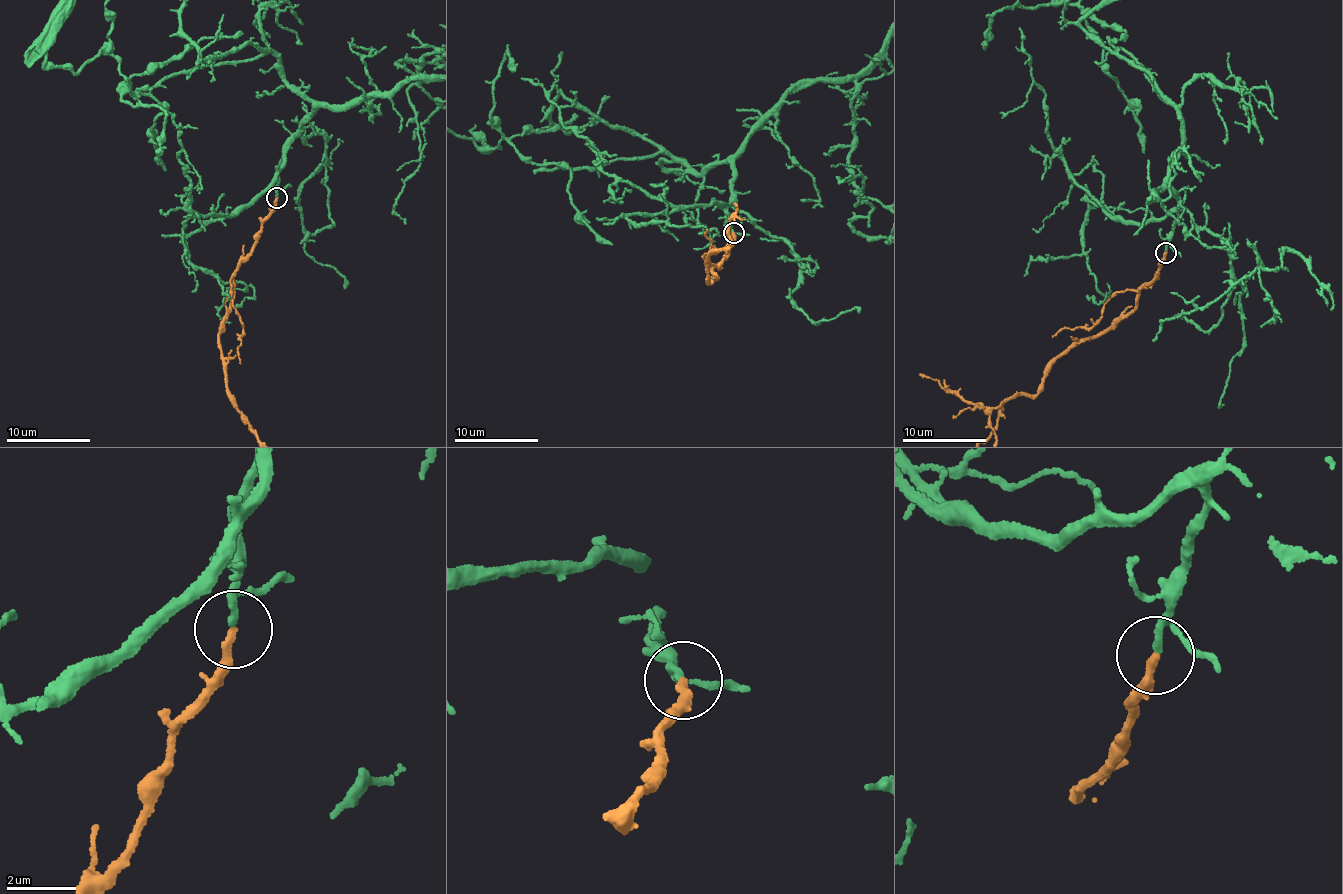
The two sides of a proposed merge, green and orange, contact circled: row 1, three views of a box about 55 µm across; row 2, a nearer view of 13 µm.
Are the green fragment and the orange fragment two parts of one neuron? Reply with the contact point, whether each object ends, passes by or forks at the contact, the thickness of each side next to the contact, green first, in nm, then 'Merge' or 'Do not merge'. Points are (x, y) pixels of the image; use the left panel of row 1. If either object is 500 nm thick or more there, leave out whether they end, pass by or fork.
Place: (277, 198). At the ring green passes by. At the ring orange ends. Thickness 140 nm (green) against 200 nm. Merge

